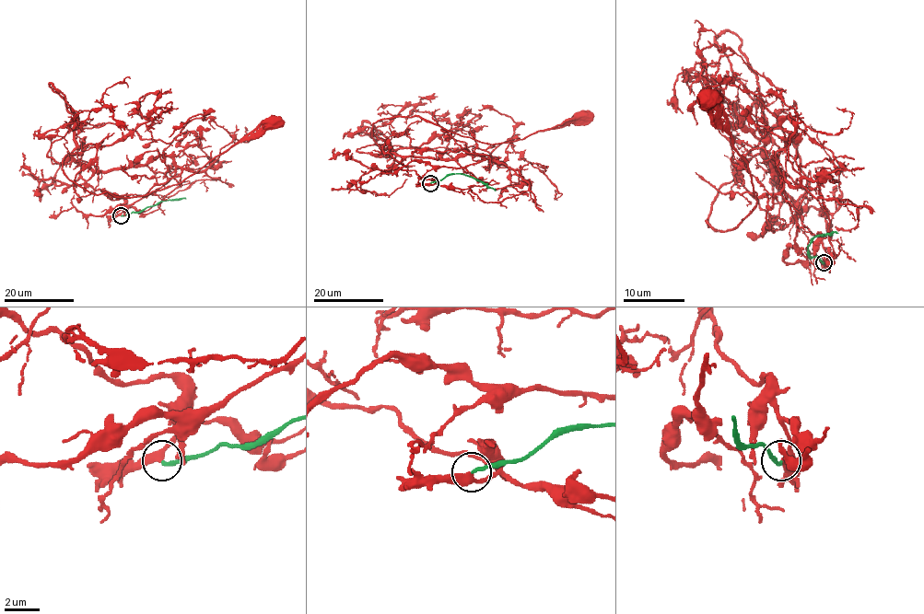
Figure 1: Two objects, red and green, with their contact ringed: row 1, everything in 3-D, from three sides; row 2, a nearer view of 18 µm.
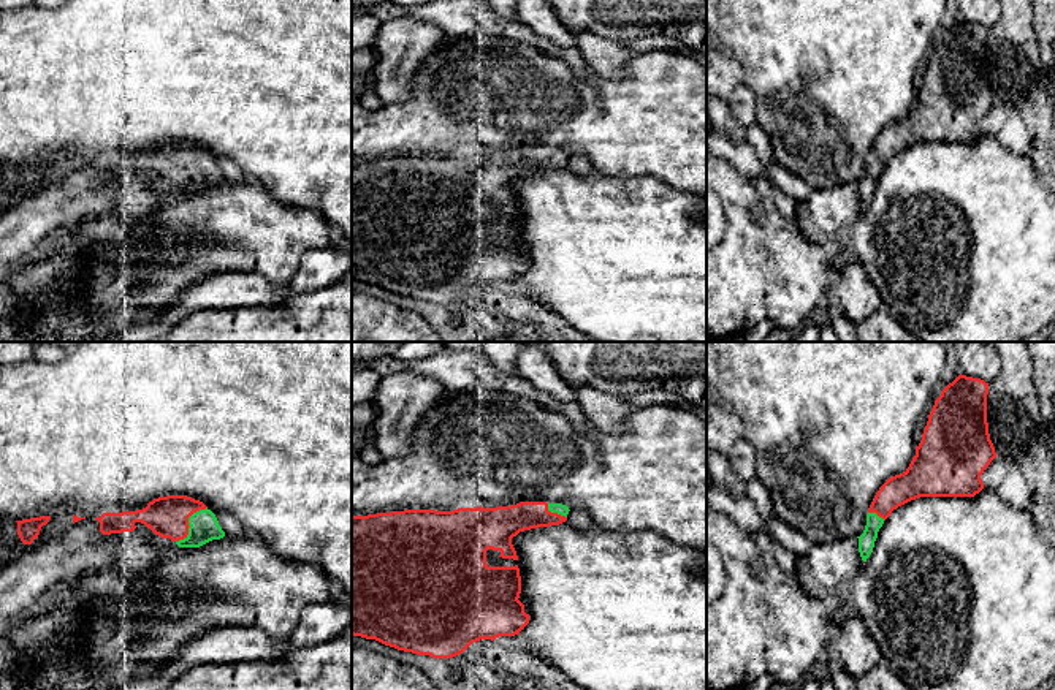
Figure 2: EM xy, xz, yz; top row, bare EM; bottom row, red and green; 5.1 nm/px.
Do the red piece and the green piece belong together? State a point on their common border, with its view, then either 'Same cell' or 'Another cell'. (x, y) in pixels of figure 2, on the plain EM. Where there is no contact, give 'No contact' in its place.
Touches red at xy (187, 168). Same cell

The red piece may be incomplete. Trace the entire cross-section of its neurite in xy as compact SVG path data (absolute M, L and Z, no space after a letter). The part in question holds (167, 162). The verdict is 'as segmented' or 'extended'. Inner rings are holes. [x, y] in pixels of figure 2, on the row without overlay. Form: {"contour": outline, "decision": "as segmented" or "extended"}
{"contour": "M187 141L158 142L143 155L103 158L95 165L103 180L133 177L135 169L141 168L179 193L200 193L225 182L215 160L203 147Z", "decision": "extended"}

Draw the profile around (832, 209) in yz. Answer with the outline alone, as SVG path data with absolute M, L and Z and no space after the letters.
M841 184L825 190L813 188L806 198L814 225L827 241L836 241L838 233L851 225L863 210L859 184Z

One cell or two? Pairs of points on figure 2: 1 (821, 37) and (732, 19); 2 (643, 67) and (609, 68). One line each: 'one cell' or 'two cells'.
1: one cell
2: two cells

